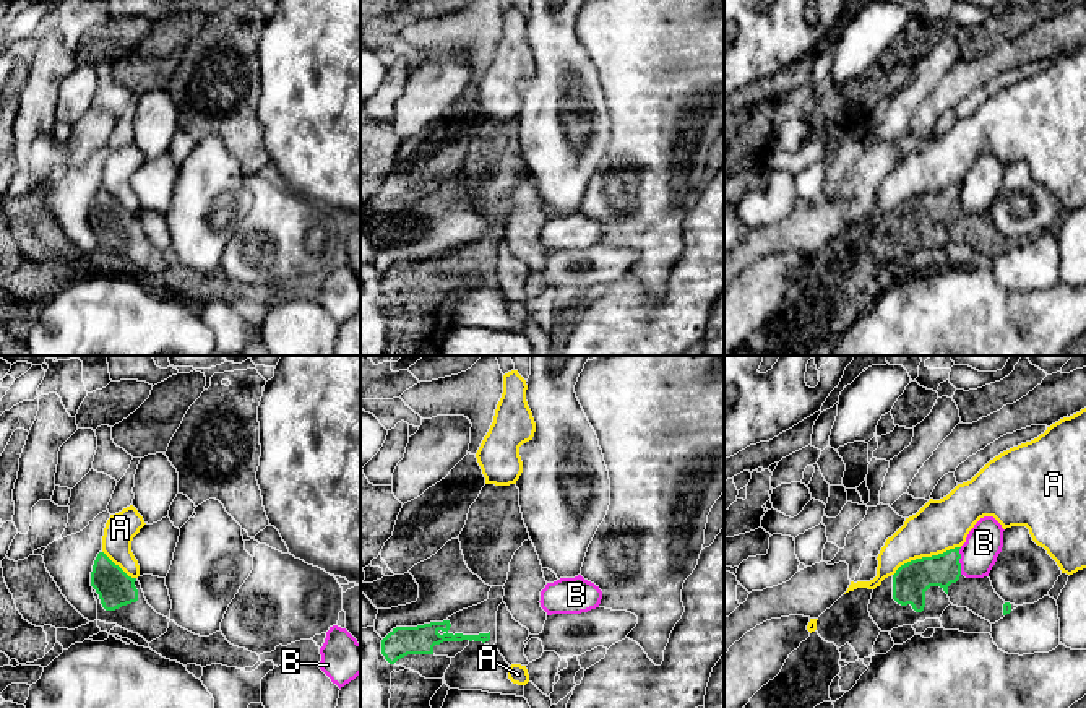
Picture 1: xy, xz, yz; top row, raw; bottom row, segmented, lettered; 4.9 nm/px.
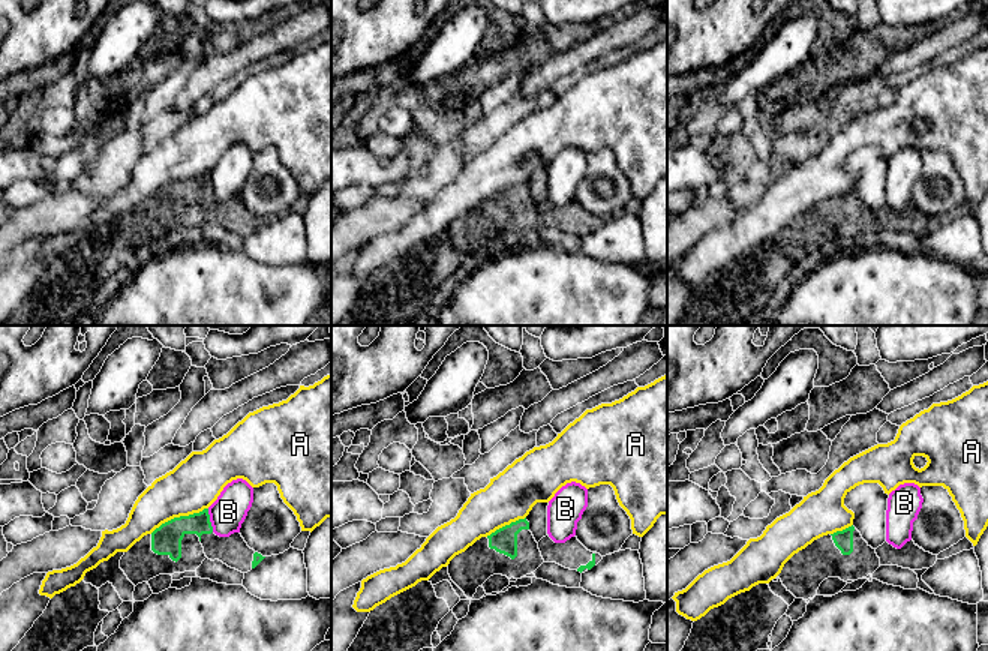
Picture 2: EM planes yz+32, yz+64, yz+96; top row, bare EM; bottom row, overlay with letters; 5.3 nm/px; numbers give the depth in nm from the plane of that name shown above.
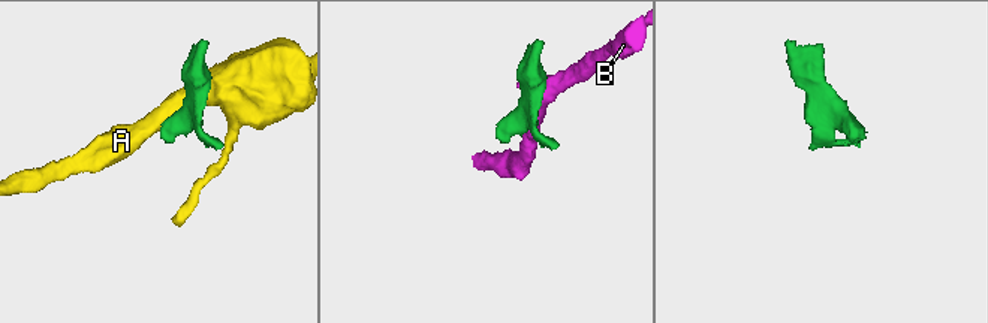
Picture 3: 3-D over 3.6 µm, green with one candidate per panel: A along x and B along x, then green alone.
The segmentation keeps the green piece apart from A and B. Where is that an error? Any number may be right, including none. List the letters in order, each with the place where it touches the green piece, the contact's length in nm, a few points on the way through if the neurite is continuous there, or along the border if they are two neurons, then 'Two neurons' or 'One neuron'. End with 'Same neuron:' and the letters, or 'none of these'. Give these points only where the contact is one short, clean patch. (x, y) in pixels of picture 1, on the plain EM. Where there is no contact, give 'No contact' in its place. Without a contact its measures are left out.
A: Touches green at yz (926, 194). Shared border 360 nm. Boundary: yz (960, 182), (911, 195), (893, 211). Two neurons
B: Touches green at yz (958, 197). Shared border 140 nm. Two neurons
Same neuron: none of these

